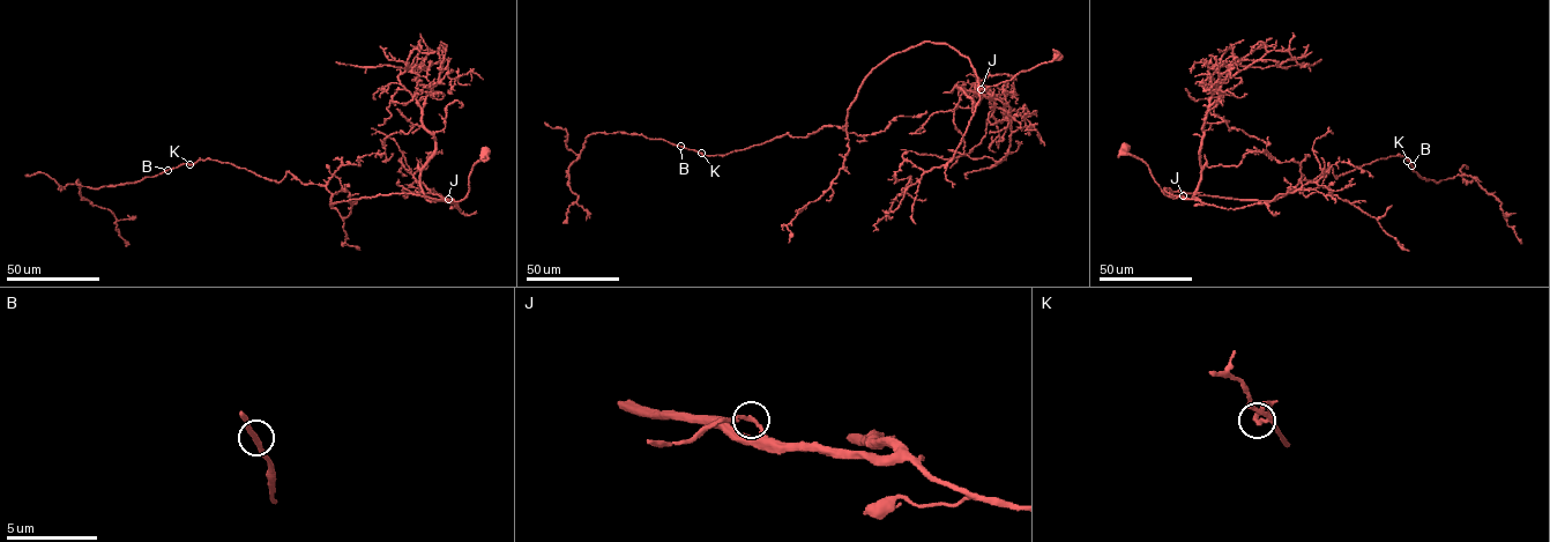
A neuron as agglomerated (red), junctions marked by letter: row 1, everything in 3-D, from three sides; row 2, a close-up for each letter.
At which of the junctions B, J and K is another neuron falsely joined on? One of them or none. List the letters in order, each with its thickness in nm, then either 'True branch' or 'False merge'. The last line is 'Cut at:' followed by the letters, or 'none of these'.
B: Thickness 220 nm. True branch
J: Thickness 200 nm. True branch
K: Thickness 200 nm. True branch
Cut at: none of these

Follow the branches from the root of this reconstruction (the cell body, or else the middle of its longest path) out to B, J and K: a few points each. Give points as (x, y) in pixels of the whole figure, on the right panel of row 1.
B: (1125, 148), (1174, 198), (1184, 197), (1164, 187), (1274, 200), (1328, 168), (1336, 179), (1391, 156), (1411, 165)
J: (1125, 148), (1147, 164), (1163, 193), (1174, 198), (1183, 195)
K: (1125, 148), (1174, 198), (1184, 197), (1164, 187), (1274, 200), (1328, 168), (1336, 179), (1381, 158), (1407, 161)

